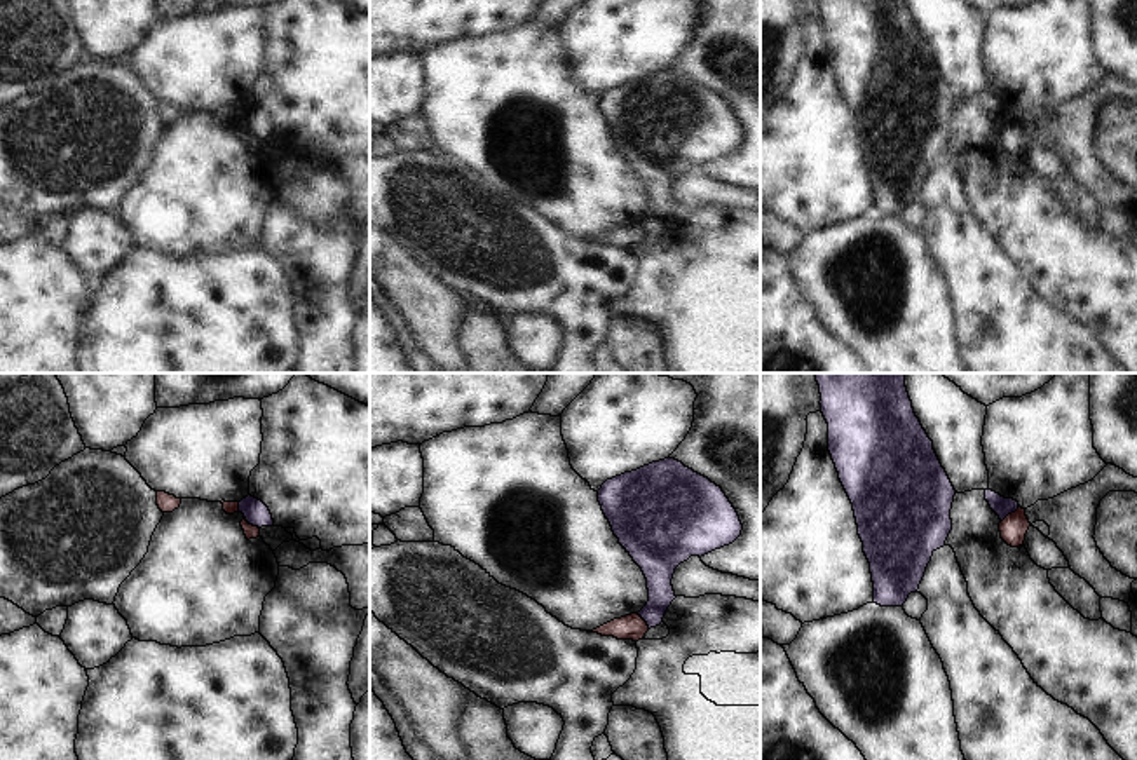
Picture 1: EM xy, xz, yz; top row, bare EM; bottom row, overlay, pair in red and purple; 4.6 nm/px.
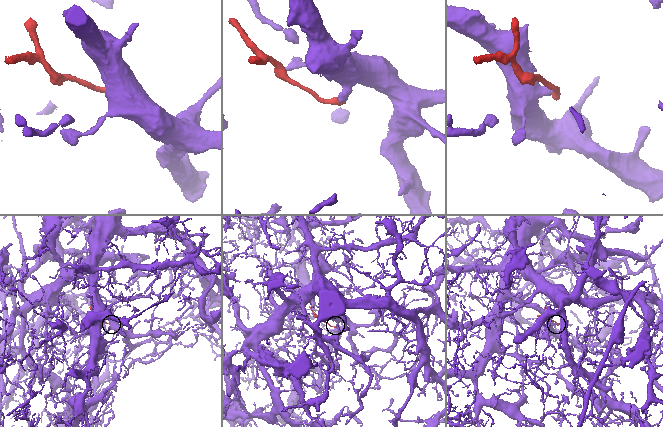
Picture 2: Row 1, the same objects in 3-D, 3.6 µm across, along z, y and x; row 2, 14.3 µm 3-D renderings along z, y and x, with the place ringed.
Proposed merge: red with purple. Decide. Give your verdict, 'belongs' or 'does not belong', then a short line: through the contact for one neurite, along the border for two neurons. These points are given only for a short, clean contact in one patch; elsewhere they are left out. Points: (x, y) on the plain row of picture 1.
does not belong; line yz (1019, 115), (1001, 131)

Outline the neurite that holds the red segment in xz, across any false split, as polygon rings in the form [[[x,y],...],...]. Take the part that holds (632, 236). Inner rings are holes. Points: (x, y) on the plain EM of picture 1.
[[[631,223],[621,228],[614,228],[588,242],[598,242],[602,246],[614,246],[617,249],[638,251],[638,249],[643,249],[647,241],[649,241],[647,232],[638,223]]]

